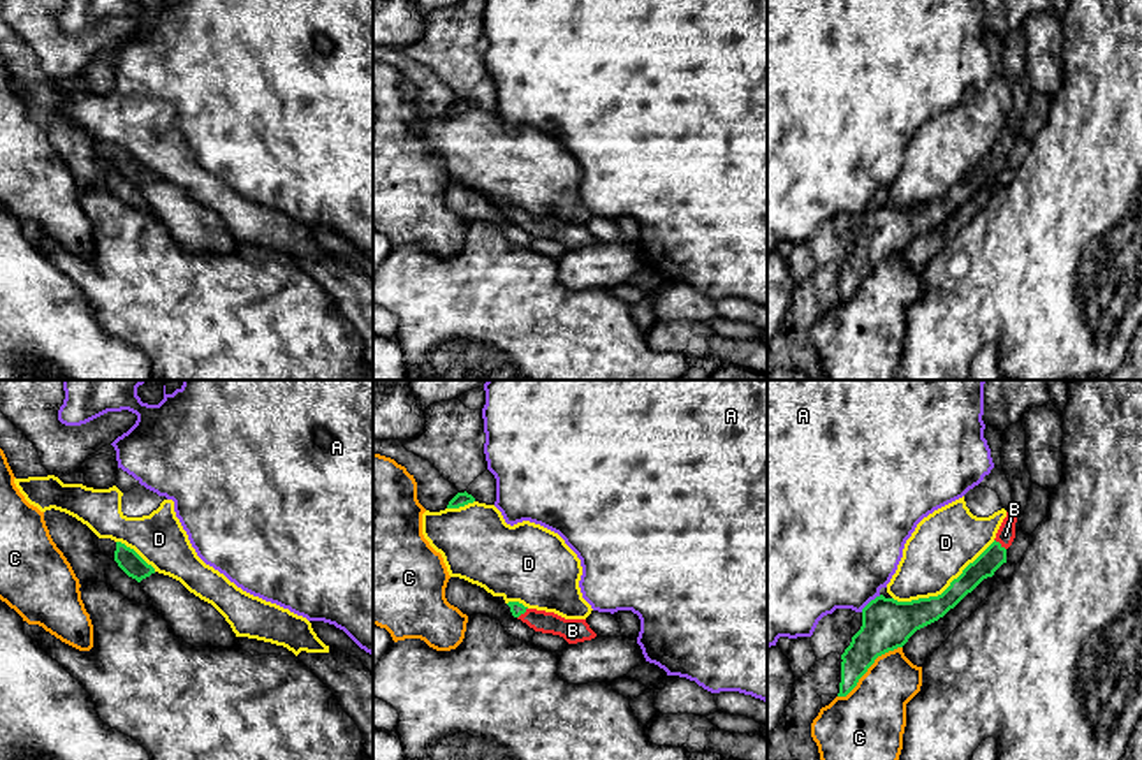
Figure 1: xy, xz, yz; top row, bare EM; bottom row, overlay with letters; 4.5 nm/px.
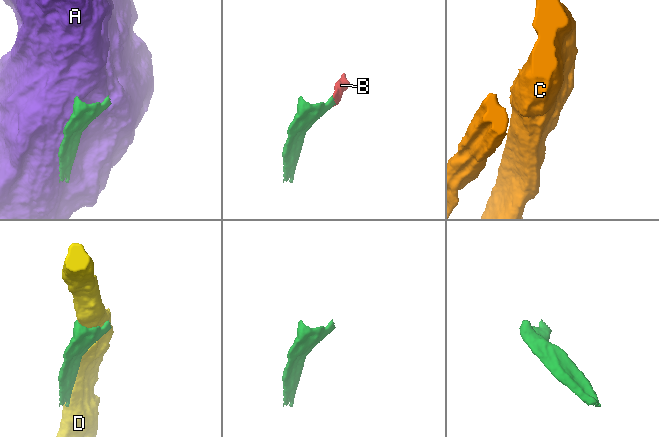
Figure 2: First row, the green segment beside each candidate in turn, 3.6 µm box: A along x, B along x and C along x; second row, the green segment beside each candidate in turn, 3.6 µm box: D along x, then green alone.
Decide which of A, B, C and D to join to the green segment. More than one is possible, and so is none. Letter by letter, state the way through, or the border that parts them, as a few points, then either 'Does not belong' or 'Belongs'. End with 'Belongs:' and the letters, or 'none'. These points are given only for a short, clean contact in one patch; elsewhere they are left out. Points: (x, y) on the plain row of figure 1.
A: Does not belong
B: Belongs
C: Does not belong
D: Does not belong
Belongs: B

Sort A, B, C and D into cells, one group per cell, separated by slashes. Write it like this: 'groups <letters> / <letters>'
groups A / B / C / D

